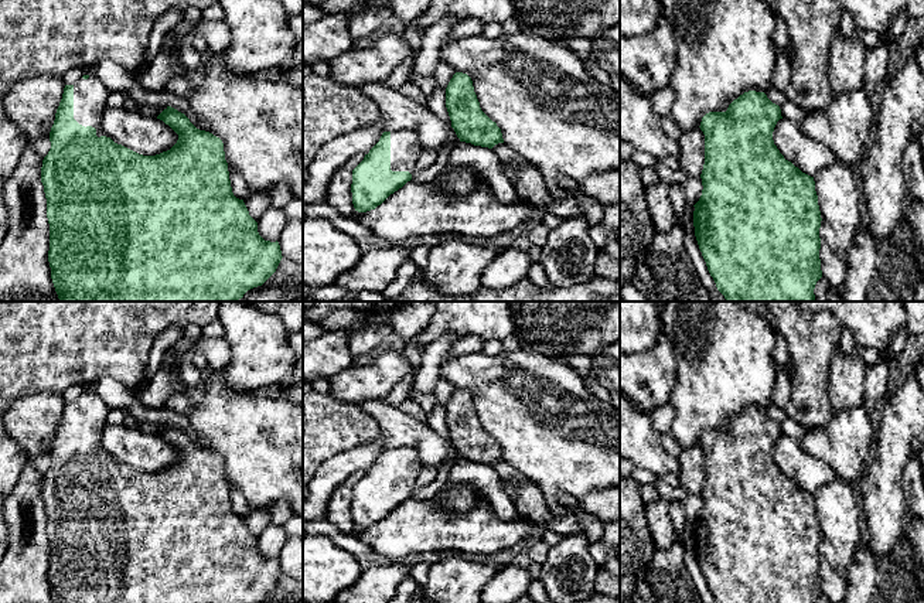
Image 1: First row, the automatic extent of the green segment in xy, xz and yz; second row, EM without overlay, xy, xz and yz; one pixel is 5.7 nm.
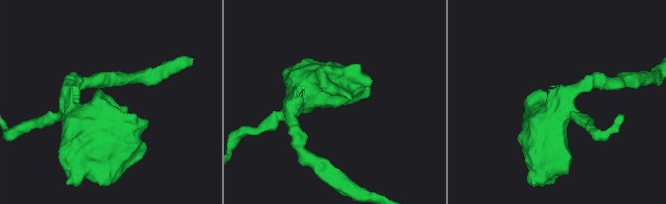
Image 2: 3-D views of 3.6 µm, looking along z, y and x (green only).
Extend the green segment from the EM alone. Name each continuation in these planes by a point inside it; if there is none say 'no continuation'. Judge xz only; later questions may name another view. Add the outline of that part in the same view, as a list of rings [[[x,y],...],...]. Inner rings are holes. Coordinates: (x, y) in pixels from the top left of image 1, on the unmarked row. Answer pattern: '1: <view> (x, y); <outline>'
1: xz (405, 462); [[[415,447],[391,449],[391,487],[409,488],[413,494],[416,478],[422,470],[422,460]]]

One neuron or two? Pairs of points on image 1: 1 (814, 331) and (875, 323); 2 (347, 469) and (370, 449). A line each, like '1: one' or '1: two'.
1: two
2: one

